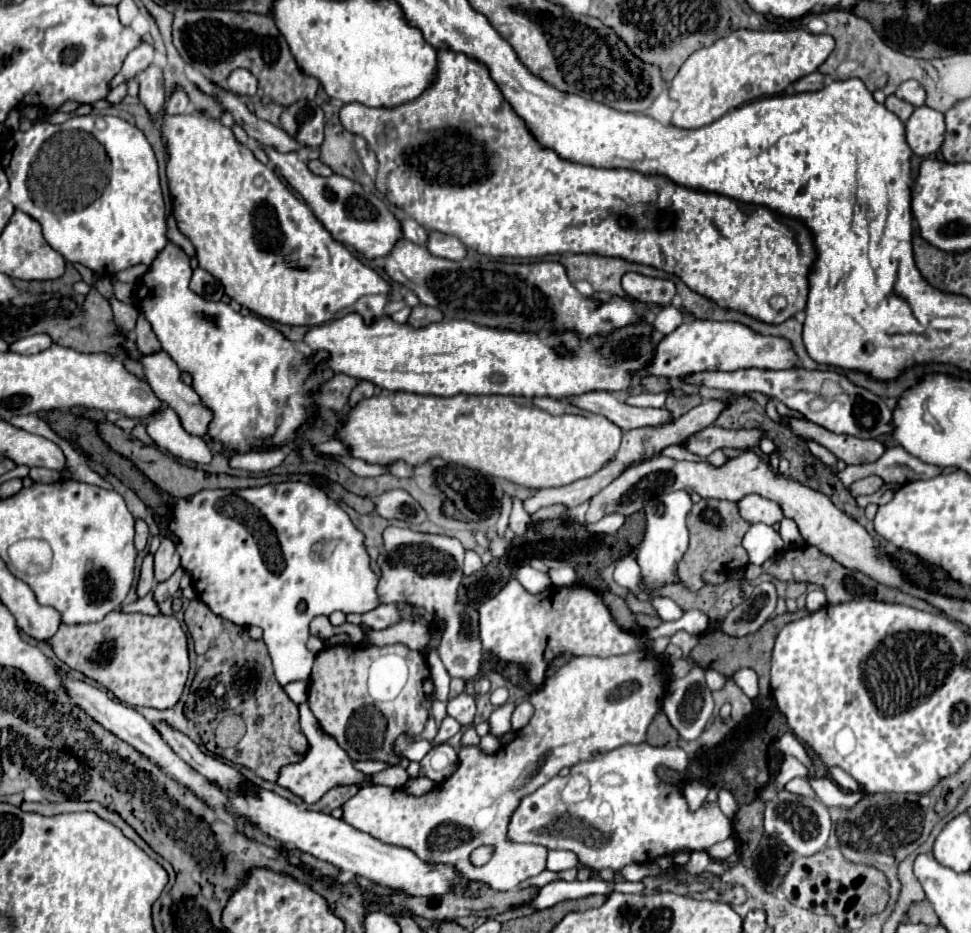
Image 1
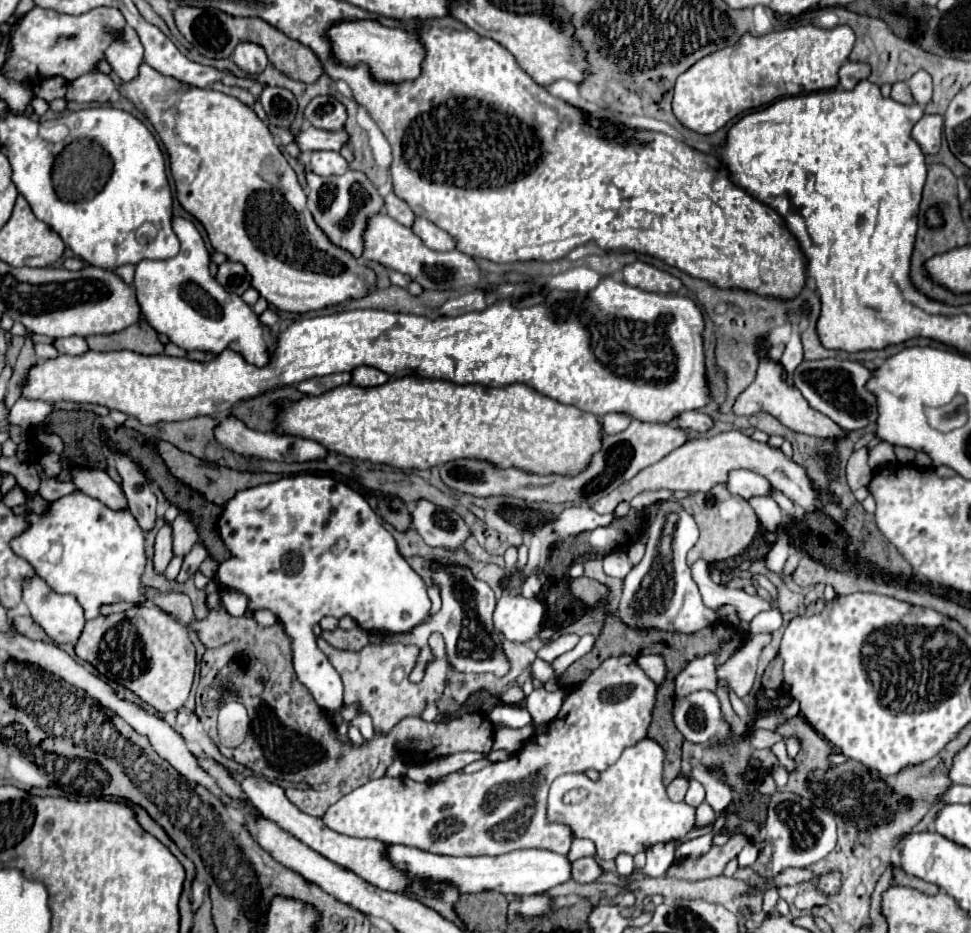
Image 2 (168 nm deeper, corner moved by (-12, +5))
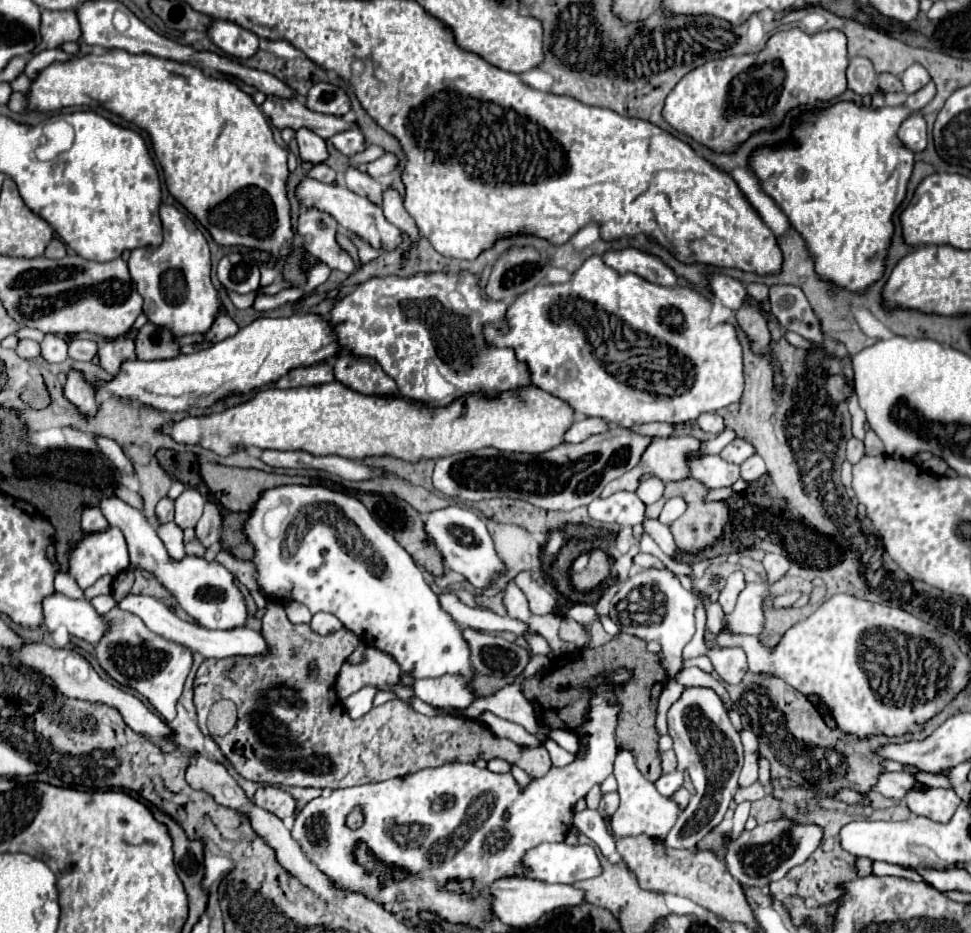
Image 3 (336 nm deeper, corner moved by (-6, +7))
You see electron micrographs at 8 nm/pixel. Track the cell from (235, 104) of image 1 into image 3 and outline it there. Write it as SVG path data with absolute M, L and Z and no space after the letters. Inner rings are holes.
M352 127L350 131L344 131L342 135L334 135L334 137L330 137L330 141L334 143L336 149L340 149L350 159L356 153L366 149L366 139L364 139L364 135L362 135L362 131L358 127Z

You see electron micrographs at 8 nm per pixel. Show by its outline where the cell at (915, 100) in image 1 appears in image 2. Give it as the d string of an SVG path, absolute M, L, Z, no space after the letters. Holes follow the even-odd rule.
M918 71L908 79L908 87L916 103L928 103L932 99L932 77L926 71Z

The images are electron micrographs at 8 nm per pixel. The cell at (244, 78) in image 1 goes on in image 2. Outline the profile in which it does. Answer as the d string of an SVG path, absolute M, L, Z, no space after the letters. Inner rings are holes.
M252 43L240 45L240 49L236 49L236 53L232 55L232 61L246 75L260 75L266 69L266 65L268 65L264 49L260 49L260 45L252 45Z

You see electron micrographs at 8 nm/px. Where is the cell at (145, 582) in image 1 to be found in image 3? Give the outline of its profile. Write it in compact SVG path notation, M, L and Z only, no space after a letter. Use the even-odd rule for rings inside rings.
M162 497L156 505L156 515L158 523L168 523L174 519L174 501L170 497Z

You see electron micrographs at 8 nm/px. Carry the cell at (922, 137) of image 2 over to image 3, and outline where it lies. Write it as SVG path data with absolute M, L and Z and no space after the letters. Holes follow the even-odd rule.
M914 113L904 119L904 123L898 129L898 139L904 147L918 153L926 149L926 121L920 113Z

